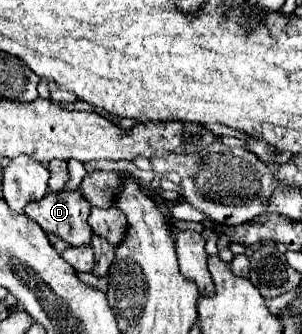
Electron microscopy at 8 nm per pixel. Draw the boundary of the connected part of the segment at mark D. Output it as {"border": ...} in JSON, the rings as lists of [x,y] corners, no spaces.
{"border":[[[49,190],[41,200],[29,202],[25,206],[25,216],[35,220],[45,234],[55,234],[61,240],[65,240],[69,246],[81,246],[81,244],[89,244],[91,234],[93,234],[91,226],[87,224],[89,210],[91,210],[91,206],[79,190],[75,190],[75,192],[51,192]]]}

